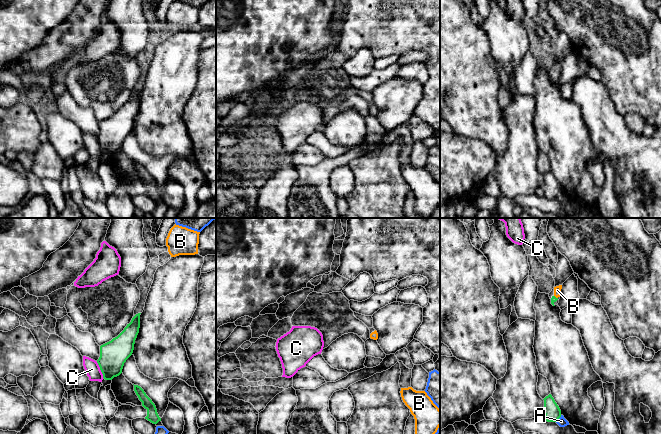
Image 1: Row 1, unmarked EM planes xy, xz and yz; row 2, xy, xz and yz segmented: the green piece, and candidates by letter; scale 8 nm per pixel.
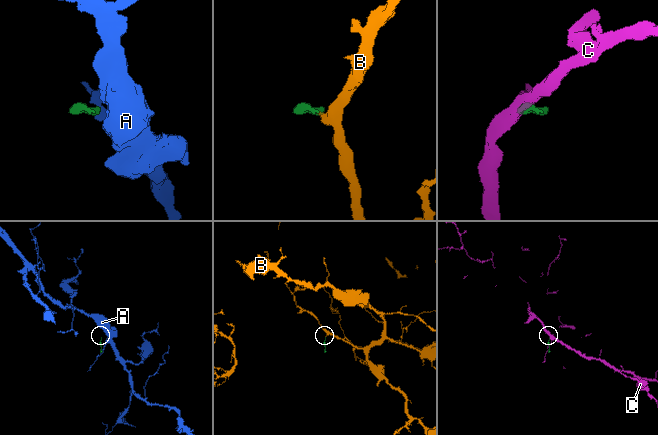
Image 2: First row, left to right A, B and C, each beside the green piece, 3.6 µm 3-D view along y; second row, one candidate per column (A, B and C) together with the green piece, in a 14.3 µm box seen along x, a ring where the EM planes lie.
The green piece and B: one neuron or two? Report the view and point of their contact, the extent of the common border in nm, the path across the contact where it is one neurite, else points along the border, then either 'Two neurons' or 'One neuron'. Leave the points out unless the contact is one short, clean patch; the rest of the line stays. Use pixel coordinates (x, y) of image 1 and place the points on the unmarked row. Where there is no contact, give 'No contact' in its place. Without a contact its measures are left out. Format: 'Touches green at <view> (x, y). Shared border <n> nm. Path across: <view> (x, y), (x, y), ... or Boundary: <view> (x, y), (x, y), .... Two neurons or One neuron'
Touches green at yz (555, 73). Shared border 40 nm. Path across: yz (553, 75), (555, 73), (557, 66). One neuron

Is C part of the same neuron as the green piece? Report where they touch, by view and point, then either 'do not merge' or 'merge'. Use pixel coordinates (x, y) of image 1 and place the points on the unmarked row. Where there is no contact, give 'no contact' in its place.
meets green in xy at (100, 145); do not merge

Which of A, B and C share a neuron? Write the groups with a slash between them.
A / B / C

